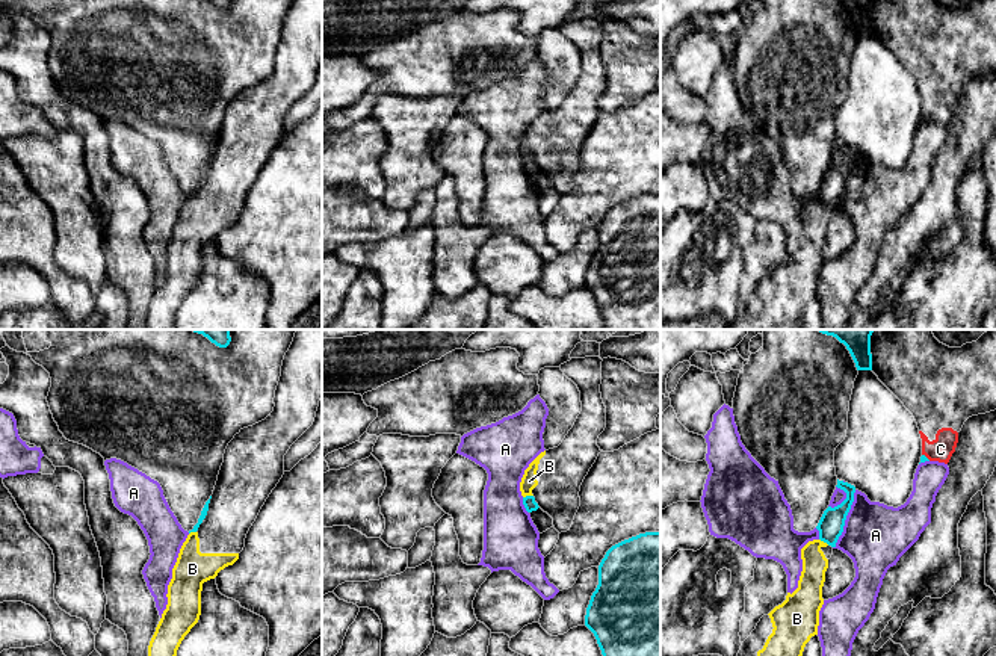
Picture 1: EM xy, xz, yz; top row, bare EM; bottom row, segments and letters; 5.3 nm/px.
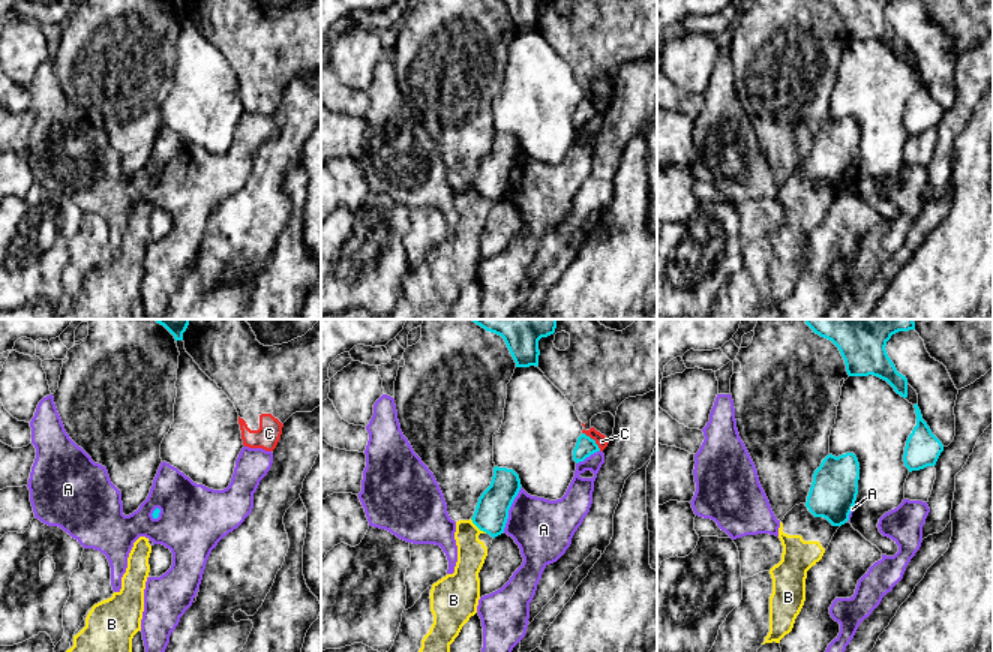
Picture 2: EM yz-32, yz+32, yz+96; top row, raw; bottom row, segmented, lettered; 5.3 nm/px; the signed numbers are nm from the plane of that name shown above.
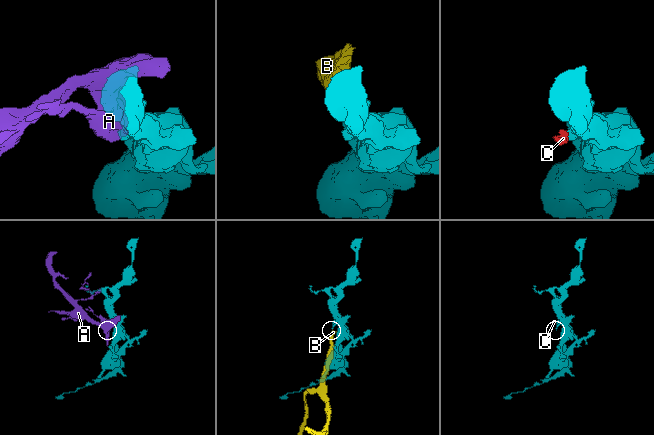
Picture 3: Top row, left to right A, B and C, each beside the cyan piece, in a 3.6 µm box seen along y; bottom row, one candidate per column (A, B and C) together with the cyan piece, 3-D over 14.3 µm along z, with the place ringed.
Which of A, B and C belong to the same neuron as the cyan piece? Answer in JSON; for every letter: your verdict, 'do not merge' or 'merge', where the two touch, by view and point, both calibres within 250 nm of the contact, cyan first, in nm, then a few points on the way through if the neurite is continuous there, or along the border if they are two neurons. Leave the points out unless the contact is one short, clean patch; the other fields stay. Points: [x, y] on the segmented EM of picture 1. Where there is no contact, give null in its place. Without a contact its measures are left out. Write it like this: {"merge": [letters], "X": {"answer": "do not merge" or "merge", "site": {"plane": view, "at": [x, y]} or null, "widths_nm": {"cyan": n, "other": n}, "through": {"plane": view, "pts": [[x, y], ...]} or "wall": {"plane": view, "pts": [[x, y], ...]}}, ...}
{"merge": [], "A": {"answer": "do not merge", "site": {"plane": "yz", "at": [845, 519]}, "widths_nm": {"cyan": 140, "other": 340}}, "B": {"answer": "do not merge", "site": {"plane": "xz", "at": [528, 496]}, "widths_nm": {"cyan": 70, "other": 80}, "wall": {"plane": "xz", "pts": [[532, 495], [523, 498]]}}, "C": {"answer": "do not merge", "site": {"plane": "yz", "at": [925, 457]}, "widths_nm": {"cyan": 40, "other": 130}, "wall": {"plane": "yz", "pts": [[922, 454], [930, 460]]}}}

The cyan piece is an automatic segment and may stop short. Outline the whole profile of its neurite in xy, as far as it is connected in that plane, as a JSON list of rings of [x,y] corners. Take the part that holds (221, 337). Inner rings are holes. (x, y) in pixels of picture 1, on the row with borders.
[[[189,330],[189,331],[203,334],[219,348],[227,348],[231,342],[230,330]]]

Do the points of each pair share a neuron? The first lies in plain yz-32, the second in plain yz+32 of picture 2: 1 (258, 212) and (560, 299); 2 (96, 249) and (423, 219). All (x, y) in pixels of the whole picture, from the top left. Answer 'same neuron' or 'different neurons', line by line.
1: different neurons
2: same neuron

